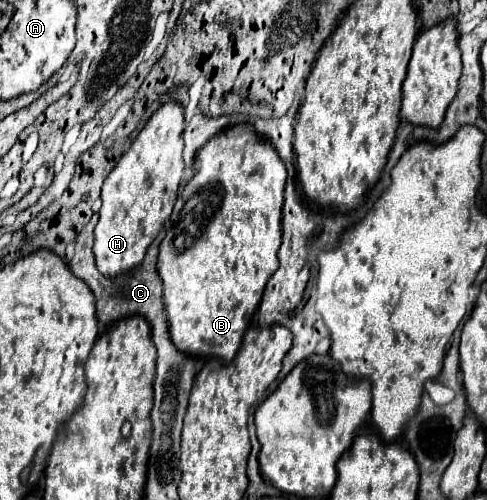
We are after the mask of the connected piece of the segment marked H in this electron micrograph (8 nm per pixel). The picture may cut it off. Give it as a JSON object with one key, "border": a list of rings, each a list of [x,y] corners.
{"border":[[[178,101],[164,103],[152,113],[144,129],[120,157],[102,185],[102,209],[94,231],[94,257],[98,271],[108,277],[128,273],[138,267],[148,245],[156,239],[164,221],[170,217],[184,173],[184,107]]]}

